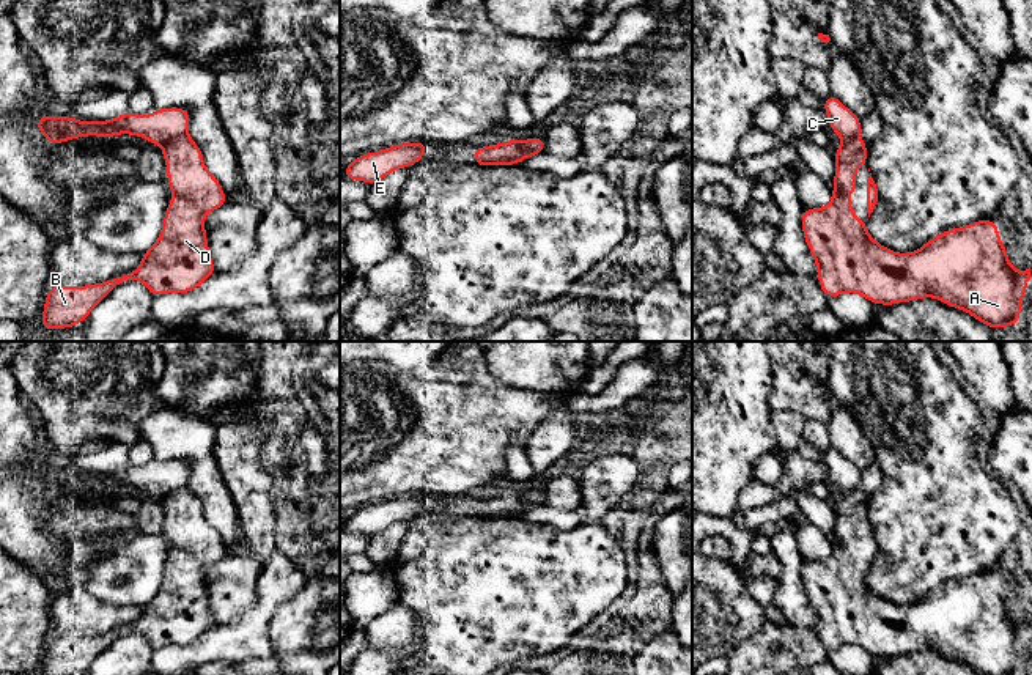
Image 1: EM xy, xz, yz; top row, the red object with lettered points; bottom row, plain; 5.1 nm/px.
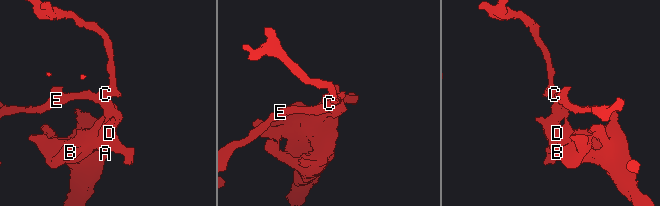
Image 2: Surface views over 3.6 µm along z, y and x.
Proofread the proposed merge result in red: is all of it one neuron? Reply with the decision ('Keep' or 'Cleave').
Cleave

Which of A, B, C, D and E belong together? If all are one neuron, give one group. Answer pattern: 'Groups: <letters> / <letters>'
Groups: A B D / C E

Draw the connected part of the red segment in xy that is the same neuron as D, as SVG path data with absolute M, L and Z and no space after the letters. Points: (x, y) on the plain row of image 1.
M189 486L170 492L164 497L160 505L165 511L165 519L168 521L168 541L175 551L170 552L165 562L157 593L142 606L142 617L132 625L118 626L96 637L50 637L44 653L44 664L38 675L83 675L102 651L105 651L118 637L129 633L138 633L148 640L153 650L159 650L167 645L192 645L217 625L208 599L205 566L228 555L222 537L206 521L201 500Z

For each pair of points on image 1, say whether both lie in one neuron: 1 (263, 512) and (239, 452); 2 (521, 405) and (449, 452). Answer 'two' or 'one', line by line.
1: one
2: one

